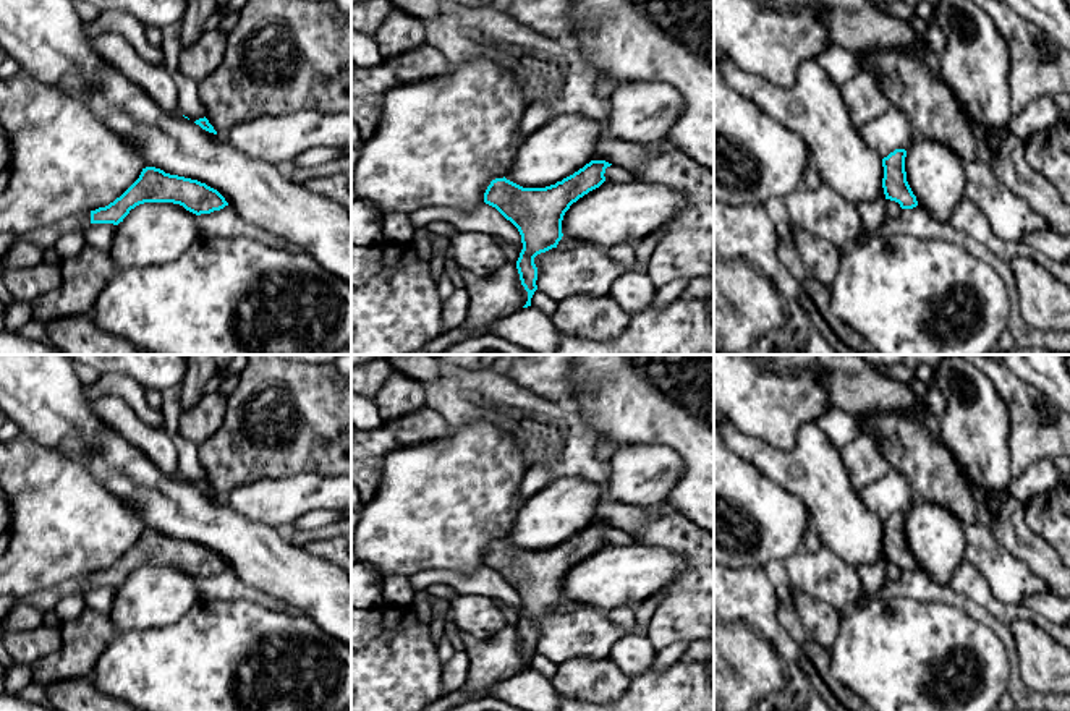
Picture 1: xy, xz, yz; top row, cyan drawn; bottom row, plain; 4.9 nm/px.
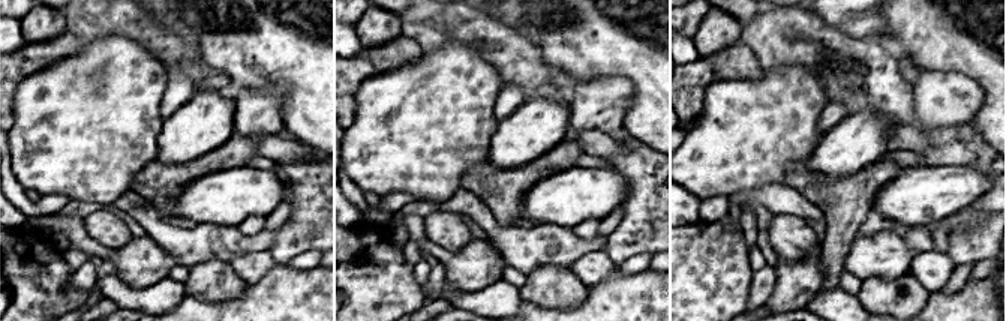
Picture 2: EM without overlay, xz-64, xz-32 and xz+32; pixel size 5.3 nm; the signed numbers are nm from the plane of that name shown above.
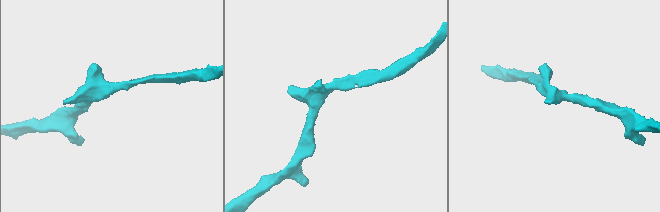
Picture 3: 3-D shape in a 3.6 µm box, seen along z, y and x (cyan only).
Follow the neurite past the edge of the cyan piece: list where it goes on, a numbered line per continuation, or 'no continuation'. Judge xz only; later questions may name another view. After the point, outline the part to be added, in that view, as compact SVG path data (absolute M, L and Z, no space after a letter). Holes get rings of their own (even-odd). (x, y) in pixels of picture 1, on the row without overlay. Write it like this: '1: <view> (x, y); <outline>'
no continuation

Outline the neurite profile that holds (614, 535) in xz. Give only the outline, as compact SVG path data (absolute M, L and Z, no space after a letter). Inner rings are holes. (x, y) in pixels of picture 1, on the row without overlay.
M618 528L607 530L604 539L605 539L605 544L617 544L617 546L638 543L638 539L631 533L622 531Z

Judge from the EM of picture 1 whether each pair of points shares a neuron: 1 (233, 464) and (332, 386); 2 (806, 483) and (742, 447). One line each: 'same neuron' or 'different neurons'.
1: same neuron
2: same neuron

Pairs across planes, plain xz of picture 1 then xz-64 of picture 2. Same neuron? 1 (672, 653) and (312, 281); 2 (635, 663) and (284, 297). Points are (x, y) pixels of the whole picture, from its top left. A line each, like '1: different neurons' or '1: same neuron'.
1: different neurons
2: different neurons

